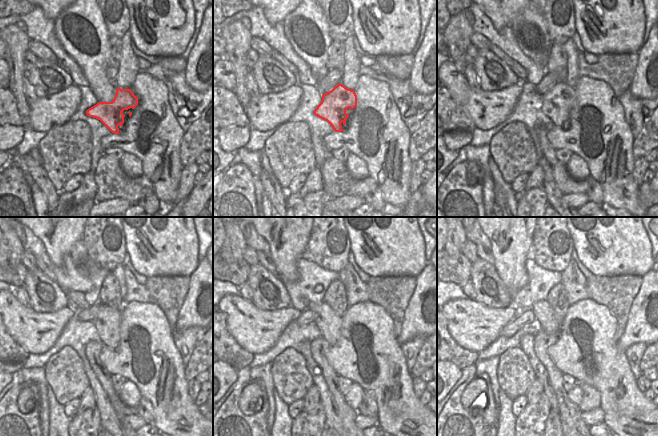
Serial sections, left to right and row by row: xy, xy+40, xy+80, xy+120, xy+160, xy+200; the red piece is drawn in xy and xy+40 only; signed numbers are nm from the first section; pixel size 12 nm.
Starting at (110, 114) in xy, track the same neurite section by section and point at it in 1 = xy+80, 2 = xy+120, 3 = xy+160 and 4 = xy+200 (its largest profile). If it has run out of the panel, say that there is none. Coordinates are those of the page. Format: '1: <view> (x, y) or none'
1: xy+80 (556, 104)
2: xy+120 (107, 322)
3: xy+160 (327, 320)
4: xy+200 (543, 312)

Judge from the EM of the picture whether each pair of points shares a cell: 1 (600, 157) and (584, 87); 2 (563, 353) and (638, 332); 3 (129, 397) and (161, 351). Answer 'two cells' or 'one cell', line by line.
1: one cell
2: two cells
3: two cells

